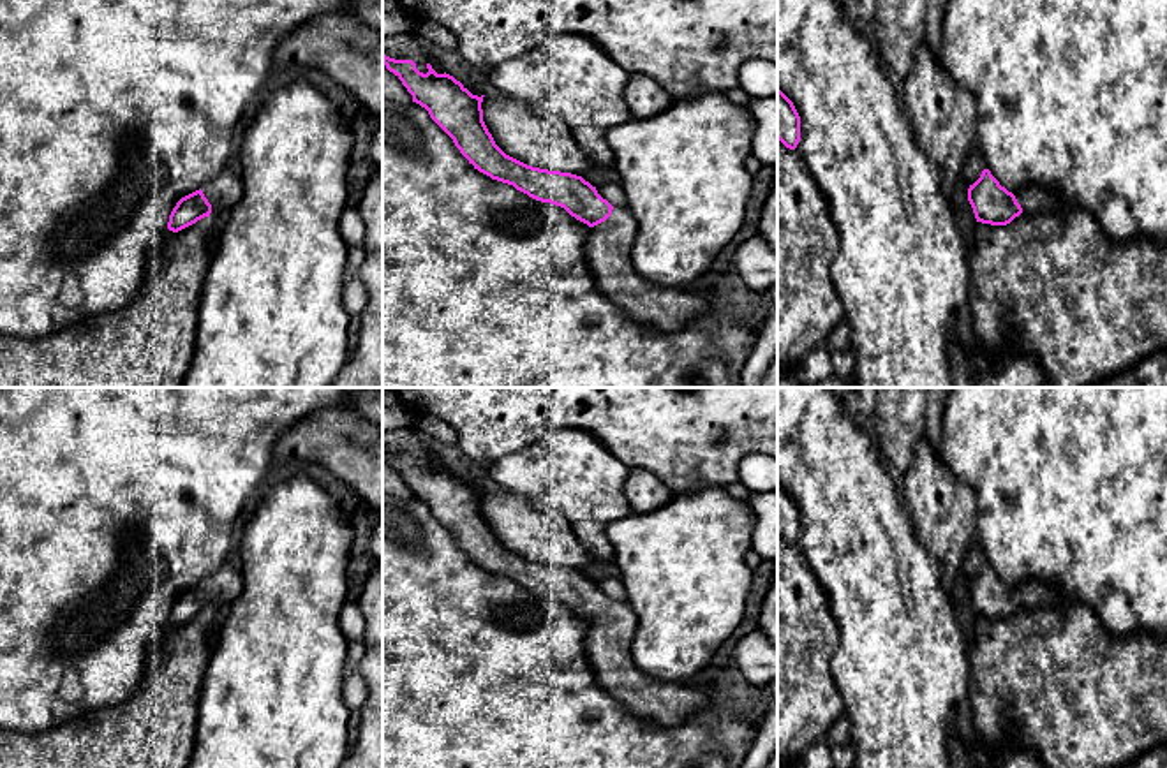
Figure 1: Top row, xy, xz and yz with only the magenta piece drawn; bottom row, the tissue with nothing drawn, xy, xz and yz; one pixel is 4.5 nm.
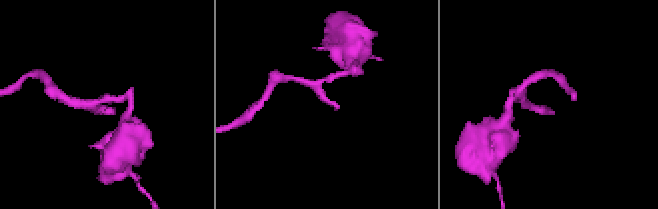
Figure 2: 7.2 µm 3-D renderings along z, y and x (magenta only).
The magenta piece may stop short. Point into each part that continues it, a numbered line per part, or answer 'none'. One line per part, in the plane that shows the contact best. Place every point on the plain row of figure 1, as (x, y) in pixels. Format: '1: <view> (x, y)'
1: xz (609, 642)

